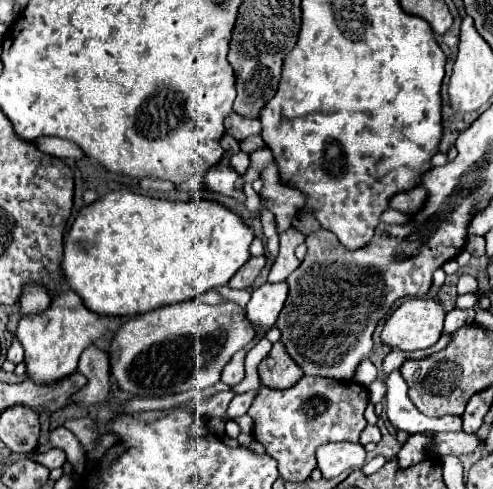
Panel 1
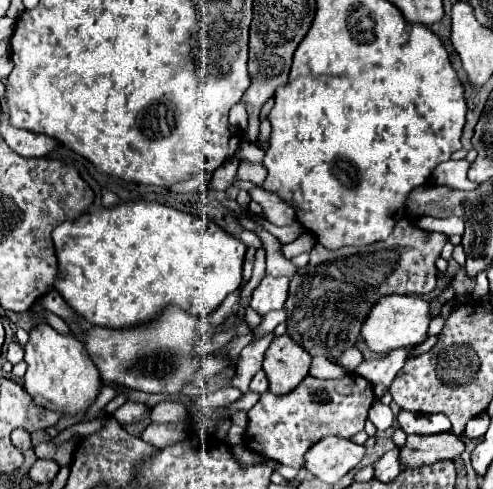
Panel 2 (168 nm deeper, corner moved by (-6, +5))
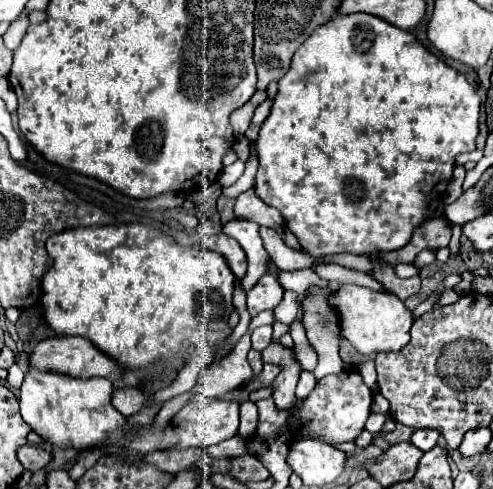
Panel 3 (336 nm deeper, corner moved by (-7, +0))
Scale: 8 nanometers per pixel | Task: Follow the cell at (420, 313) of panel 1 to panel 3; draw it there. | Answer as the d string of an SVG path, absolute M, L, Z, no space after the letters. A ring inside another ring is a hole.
M341 285L339 289L335 289L331 293L331 299L329 299L331 307L335 305L337 311L339 311L339 329L341 329L341 335L351 341L351 345L363 353L363 355L375 355L379 351L399 351L403 345L409 343L409 329L411 329L411 323L413 323L413 317L411 317L411 311L403 305L403 301L391 293L377 293L377 291L371 291L367 287L359 287L359 285Z

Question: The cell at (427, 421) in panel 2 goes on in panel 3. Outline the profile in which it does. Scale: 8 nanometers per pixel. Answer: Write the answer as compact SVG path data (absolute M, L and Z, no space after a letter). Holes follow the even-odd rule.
M413 431L411 443L417 445L421 451L429 451L431 447L437 445L437 439L439 439L437 431Z

